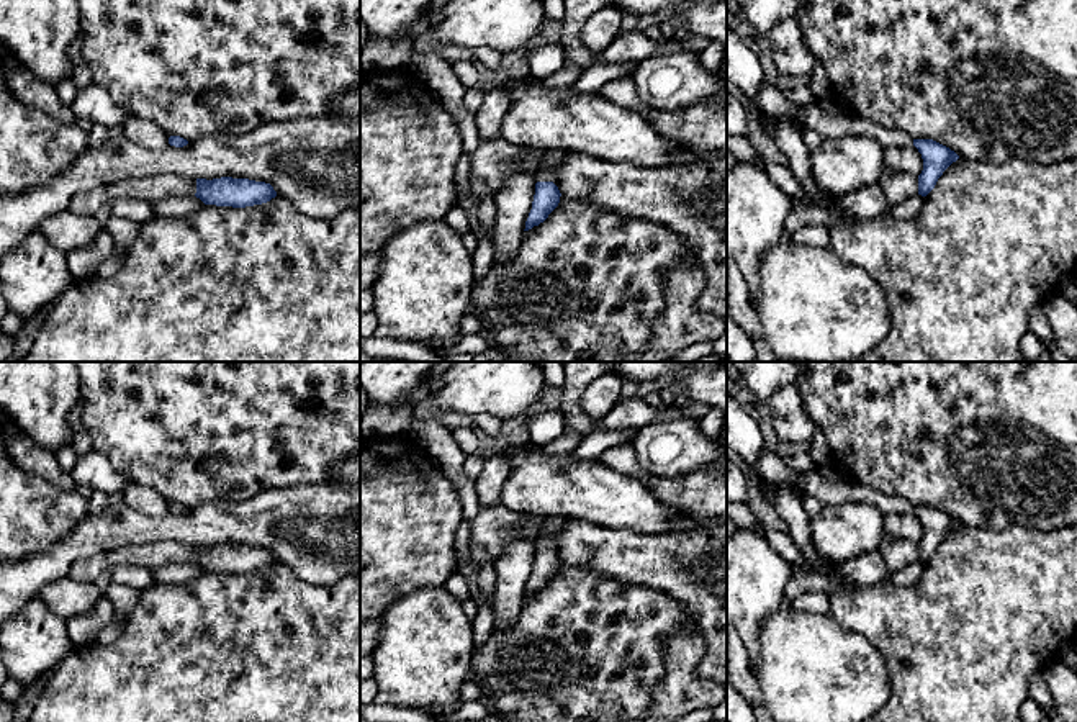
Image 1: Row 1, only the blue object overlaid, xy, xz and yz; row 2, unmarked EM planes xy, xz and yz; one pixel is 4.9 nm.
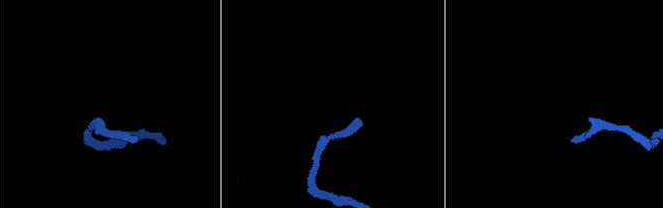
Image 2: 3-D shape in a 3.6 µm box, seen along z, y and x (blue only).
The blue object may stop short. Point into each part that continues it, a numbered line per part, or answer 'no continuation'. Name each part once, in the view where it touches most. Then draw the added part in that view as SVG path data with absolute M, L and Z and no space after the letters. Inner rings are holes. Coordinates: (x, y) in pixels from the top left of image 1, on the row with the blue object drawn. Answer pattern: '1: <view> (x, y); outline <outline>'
1: xz (552, 156); outline M545 149L543 154L545 154L545 162L538 170L538 182L552 182L555 177L555 170L565 156L565 151Z

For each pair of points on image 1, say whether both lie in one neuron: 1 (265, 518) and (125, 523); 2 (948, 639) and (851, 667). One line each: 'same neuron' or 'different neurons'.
1: same neuron
2: different neurons

